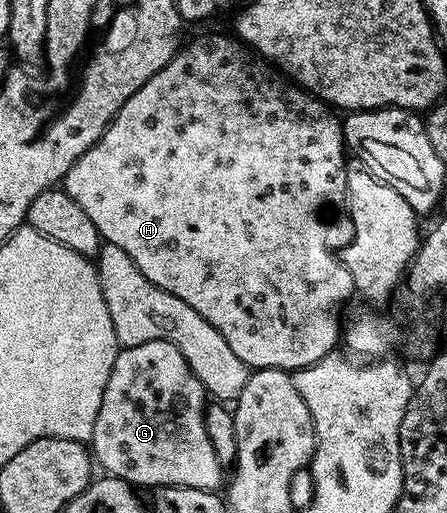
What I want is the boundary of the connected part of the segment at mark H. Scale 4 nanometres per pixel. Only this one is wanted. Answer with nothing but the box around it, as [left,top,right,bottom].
[61,34,355,373]

